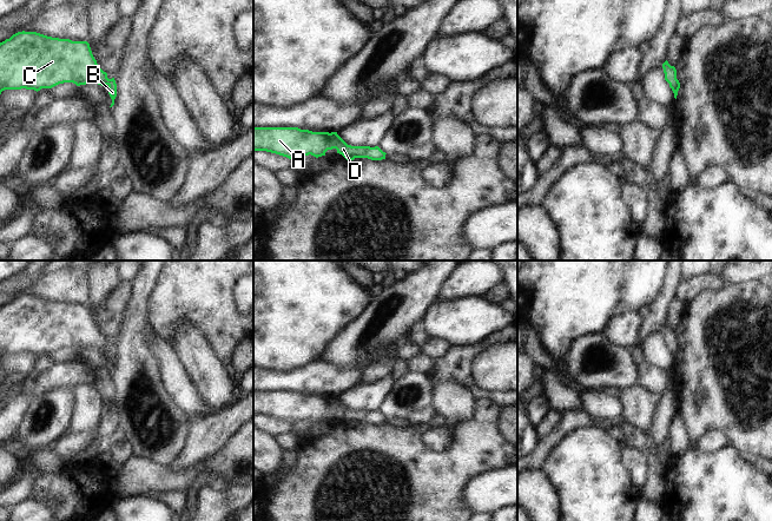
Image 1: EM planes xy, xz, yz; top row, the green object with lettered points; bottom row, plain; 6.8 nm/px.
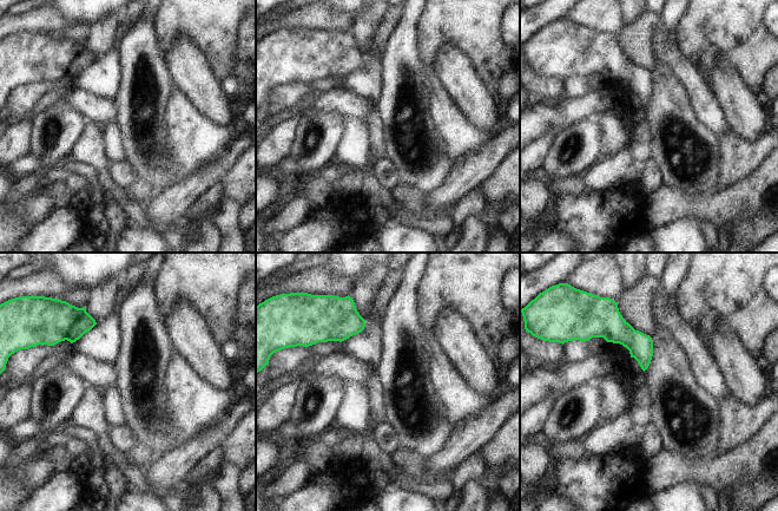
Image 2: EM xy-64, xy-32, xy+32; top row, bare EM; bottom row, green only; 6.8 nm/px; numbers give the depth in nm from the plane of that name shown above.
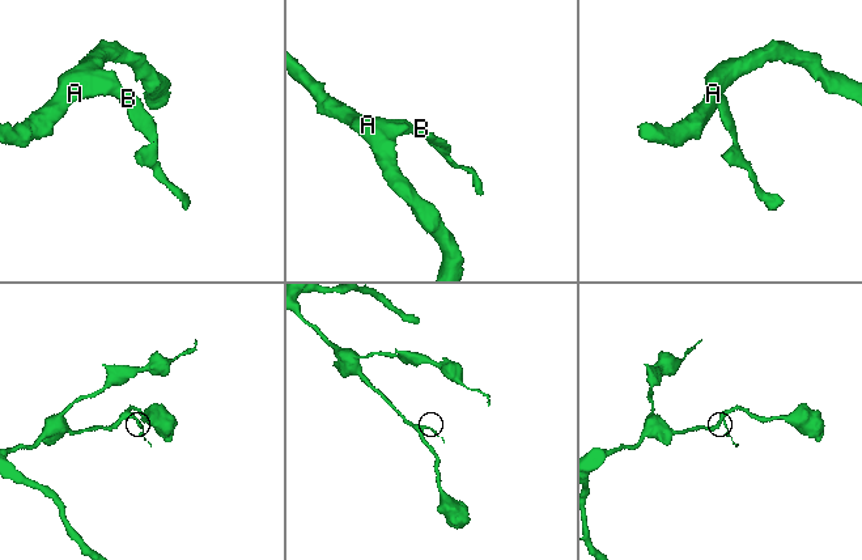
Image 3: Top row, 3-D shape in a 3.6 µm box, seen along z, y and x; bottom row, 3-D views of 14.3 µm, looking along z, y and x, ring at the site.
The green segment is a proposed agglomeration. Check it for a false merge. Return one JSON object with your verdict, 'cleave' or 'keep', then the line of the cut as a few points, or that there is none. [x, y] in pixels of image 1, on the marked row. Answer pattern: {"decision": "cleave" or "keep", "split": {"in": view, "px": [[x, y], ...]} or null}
{"decision": "keep", "split": null}

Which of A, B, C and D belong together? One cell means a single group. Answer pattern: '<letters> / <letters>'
A B C D

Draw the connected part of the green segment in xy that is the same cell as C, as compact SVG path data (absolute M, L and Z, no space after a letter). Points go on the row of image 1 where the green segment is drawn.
M18 32L9 39L0 42L0 94L5 90L34 90L52 88L59 84L73 83L77 86L86 84L98 84L108 86L108 94L112 99L110 107L114 105L117 97L117 84L114 78L108 79L107 73L104 72L94 59L90 44L87 41L72 41L70 39L59 39L47 37L37 32Z

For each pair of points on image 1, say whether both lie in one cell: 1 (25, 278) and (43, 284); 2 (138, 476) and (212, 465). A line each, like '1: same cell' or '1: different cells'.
1: different cells
2: same cell

